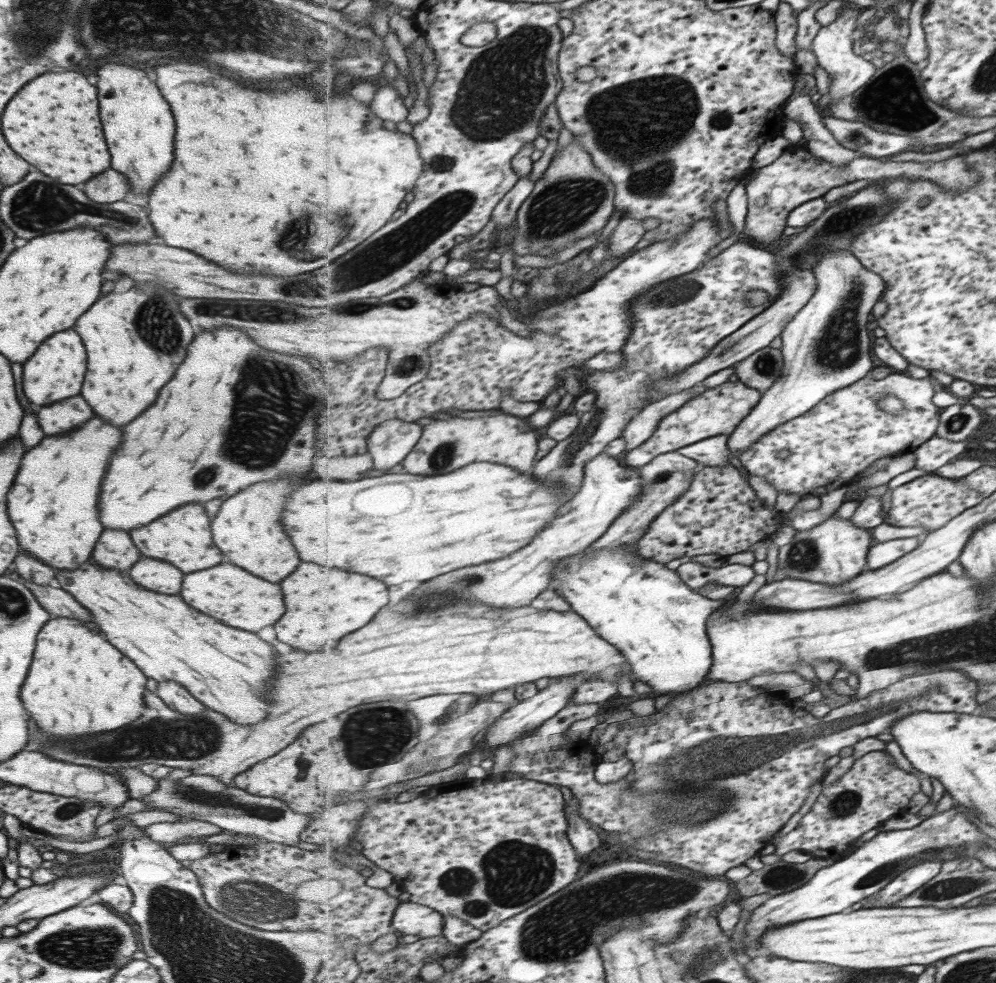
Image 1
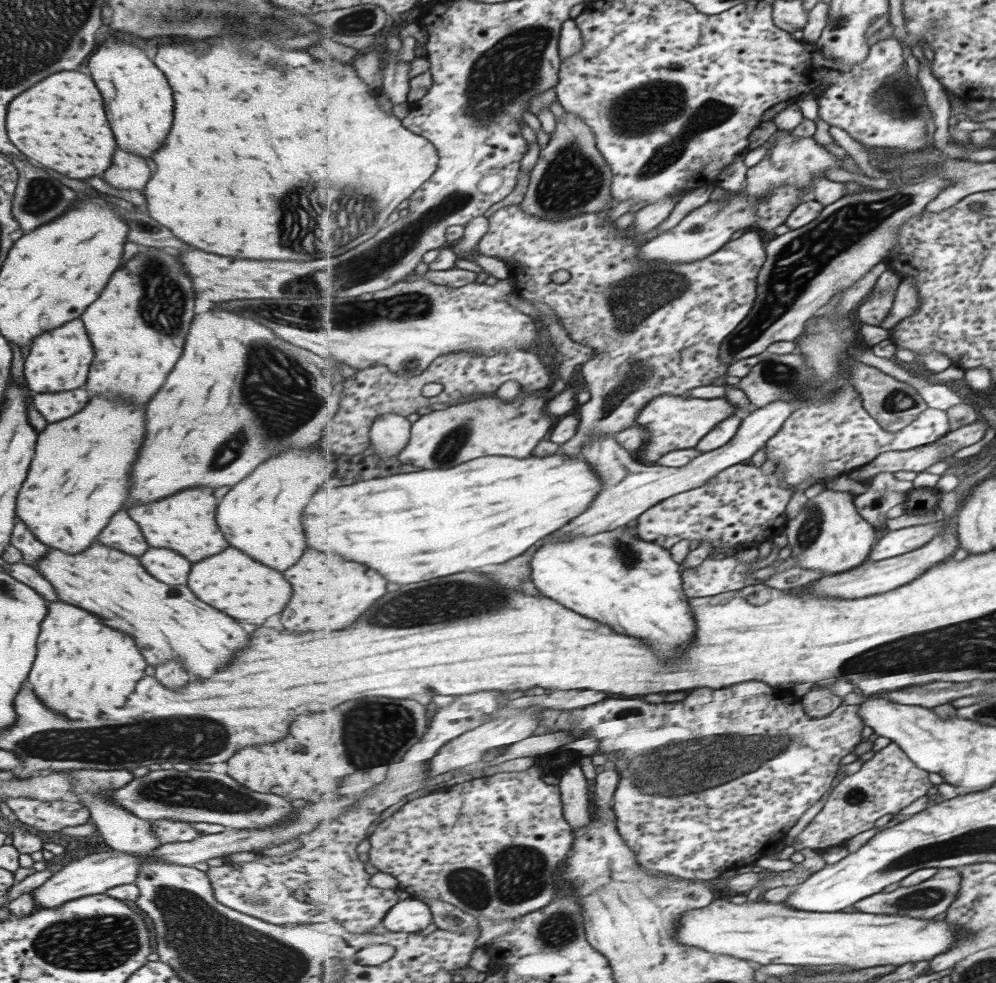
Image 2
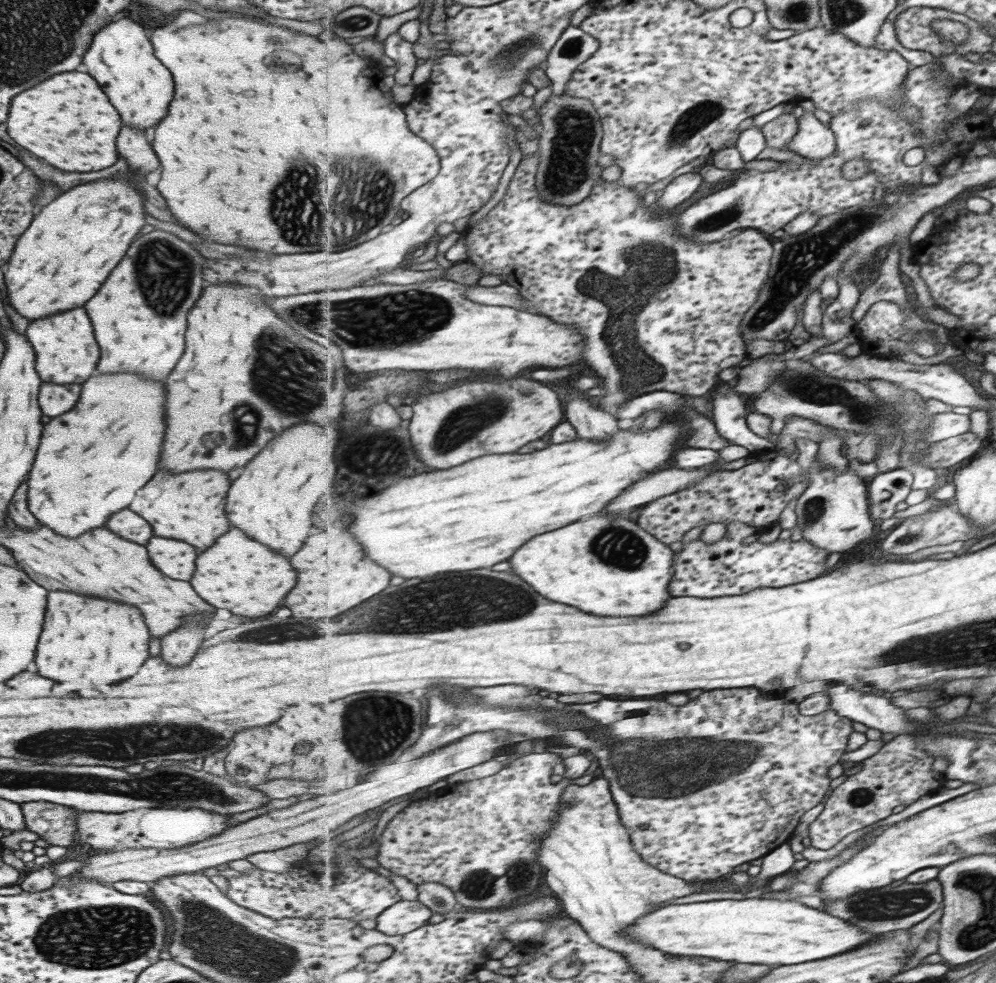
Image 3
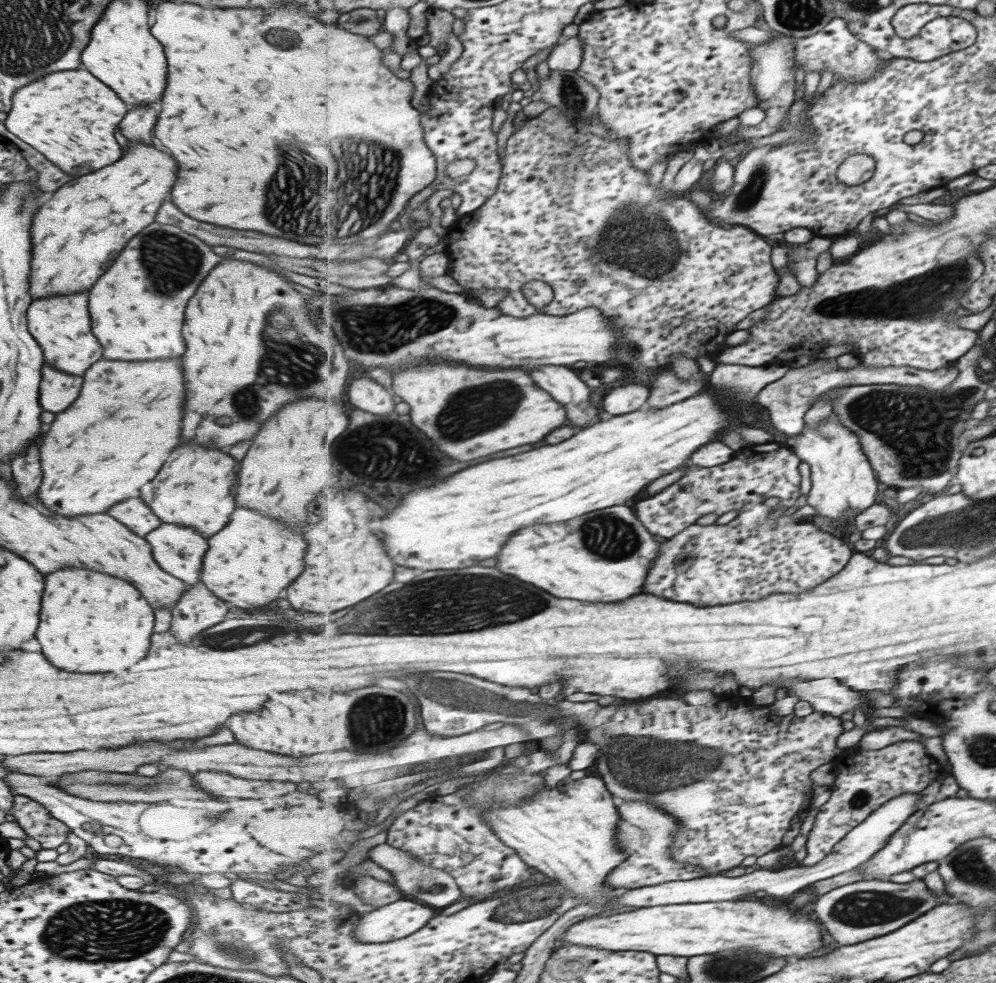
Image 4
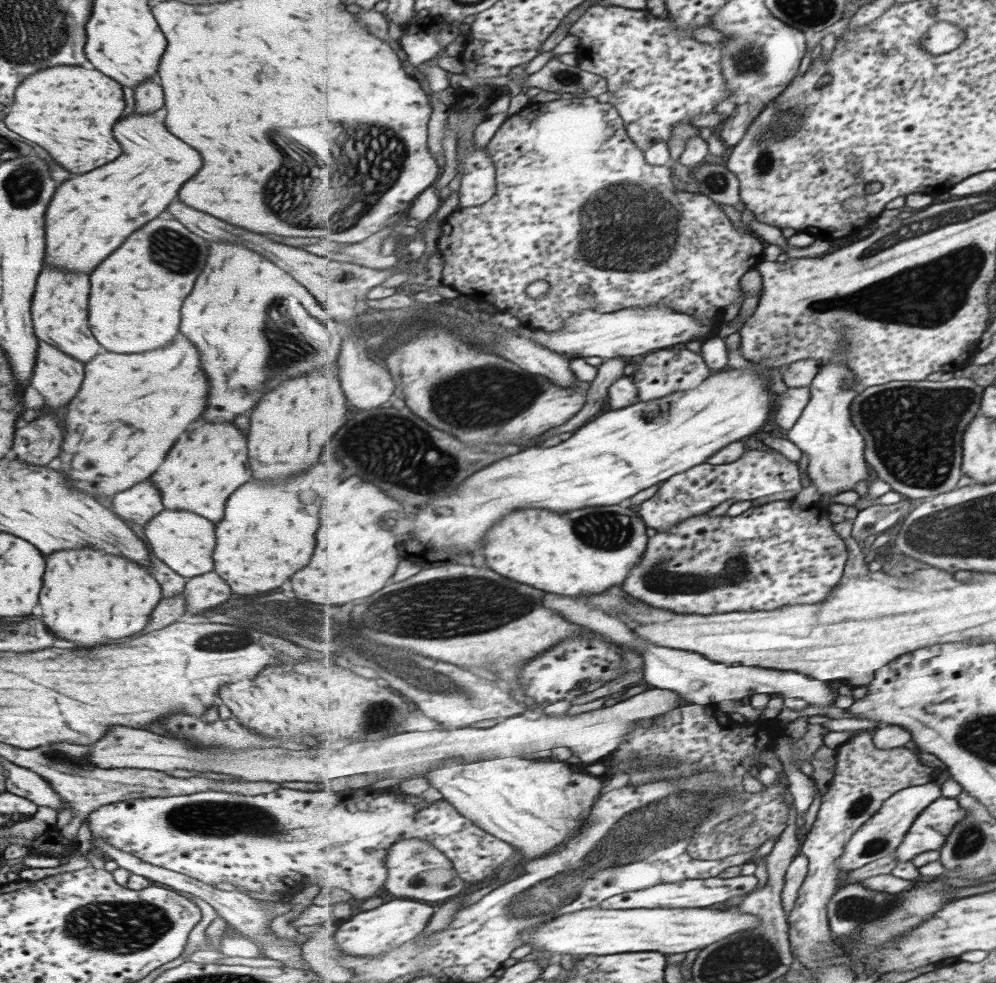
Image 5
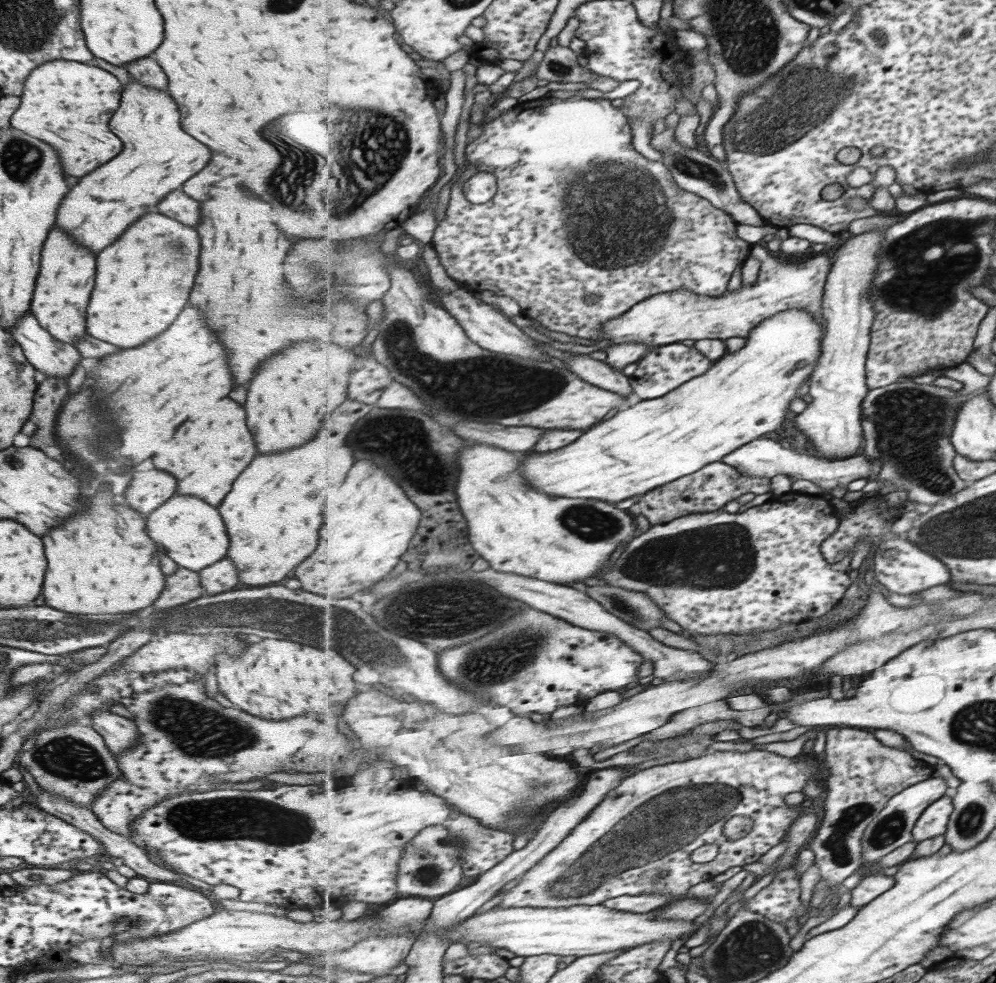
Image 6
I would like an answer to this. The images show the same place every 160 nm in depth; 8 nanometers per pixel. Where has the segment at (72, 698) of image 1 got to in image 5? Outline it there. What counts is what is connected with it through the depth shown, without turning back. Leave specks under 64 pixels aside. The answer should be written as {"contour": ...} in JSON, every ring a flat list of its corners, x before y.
{"contour":[[93,547,55,551,45,558,37,613,60,641,73,648,91,648,103,637,139,636,150,612,161,597,161,588,146,568,119,555,108,555]]}

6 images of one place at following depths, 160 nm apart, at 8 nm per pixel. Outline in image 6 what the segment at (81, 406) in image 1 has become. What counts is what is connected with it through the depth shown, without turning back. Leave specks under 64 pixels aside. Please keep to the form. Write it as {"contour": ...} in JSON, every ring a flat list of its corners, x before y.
{"contour":[[27,311,10,328,12,340,22,348,24,357,37,371,38,377,67,379,81,358,70,344,57,340]]}

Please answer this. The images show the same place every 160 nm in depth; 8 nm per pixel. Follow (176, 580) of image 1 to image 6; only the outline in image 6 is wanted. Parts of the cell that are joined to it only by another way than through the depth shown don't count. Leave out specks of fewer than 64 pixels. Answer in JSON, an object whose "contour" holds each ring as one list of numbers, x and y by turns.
{"contour":[[171,495,145,518,145,533,151,542,178,567,201,570,226,556,229,546,218,507,191,495]]}

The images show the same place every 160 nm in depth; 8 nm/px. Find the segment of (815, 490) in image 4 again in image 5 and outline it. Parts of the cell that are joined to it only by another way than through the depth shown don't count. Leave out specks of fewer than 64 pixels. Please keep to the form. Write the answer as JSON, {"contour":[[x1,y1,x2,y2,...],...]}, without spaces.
{"contour":[[826,361,809,386,811,402,797,424,787,433,787,439,808,456,808,475,821,495,837,496,855,490,857,482,867,480,869,483,873,475,866,460,866,438,855,428,851,416,850,407,858,394,846,391,846,385,851,385,855,378,853,369,847,363]]}

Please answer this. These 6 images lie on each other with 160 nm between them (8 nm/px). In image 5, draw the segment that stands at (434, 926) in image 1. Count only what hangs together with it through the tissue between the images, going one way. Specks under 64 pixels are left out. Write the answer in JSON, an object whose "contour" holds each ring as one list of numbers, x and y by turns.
{"contour":[[393,900,369,912,357,912,347,908,347,920,339,923,336,931,336,943,339,951,355,957,381,957,403,944,410,943,426,930,431,918,436,914,437,906,415,900]]}

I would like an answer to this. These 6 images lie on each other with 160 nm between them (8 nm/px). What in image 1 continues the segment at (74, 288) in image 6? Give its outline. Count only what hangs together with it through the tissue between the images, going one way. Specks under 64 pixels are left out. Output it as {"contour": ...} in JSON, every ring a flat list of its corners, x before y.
{"contour":[[73,330,55,332,55,336,43,340,33,352,33,356,27,358,27,362,23,364,21,390,31,404,47,406,51,402,79,394,79,388,83,384,83,374,85,374,85,350,79,336]]}

